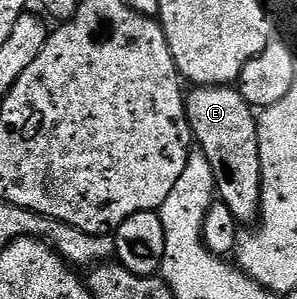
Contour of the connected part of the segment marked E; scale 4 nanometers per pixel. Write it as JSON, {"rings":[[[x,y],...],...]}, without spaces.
{"rings":[[[230,85],[194,87],[186,95],[185,101],[192,139],[205,160],[209,160],[209,168],[213,168],[218,201],[233,212],[240,224],[258,223],[263,177],[256,111],[239,95],[238,89]]]}

